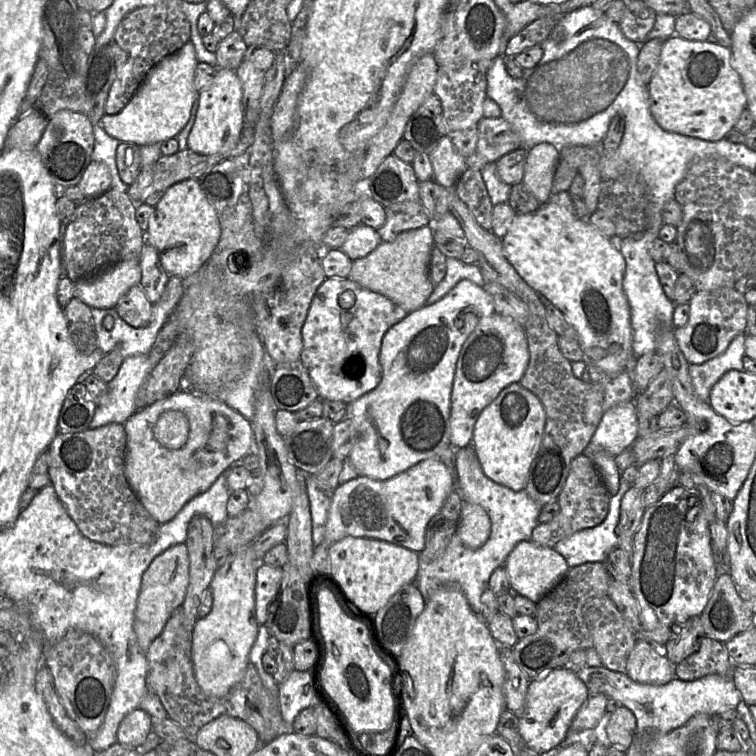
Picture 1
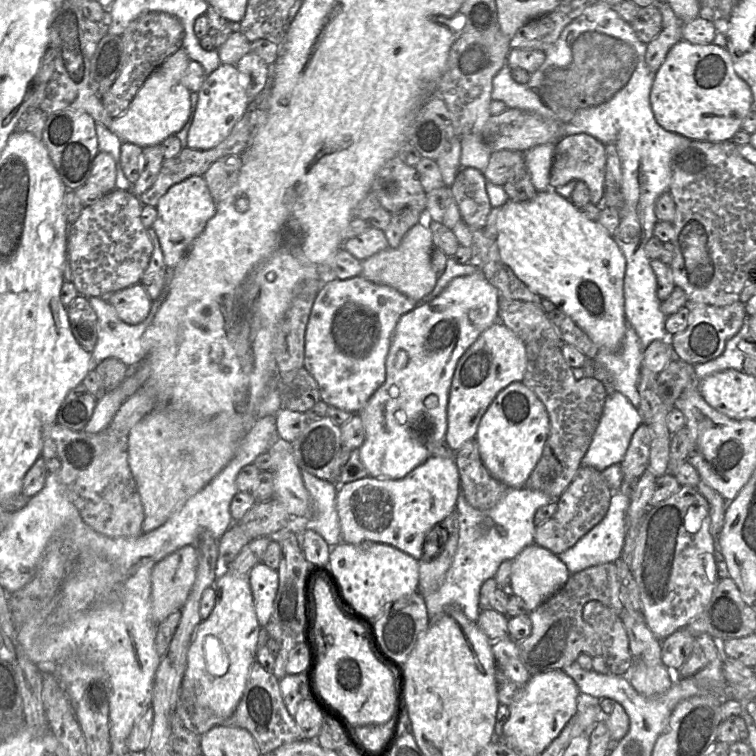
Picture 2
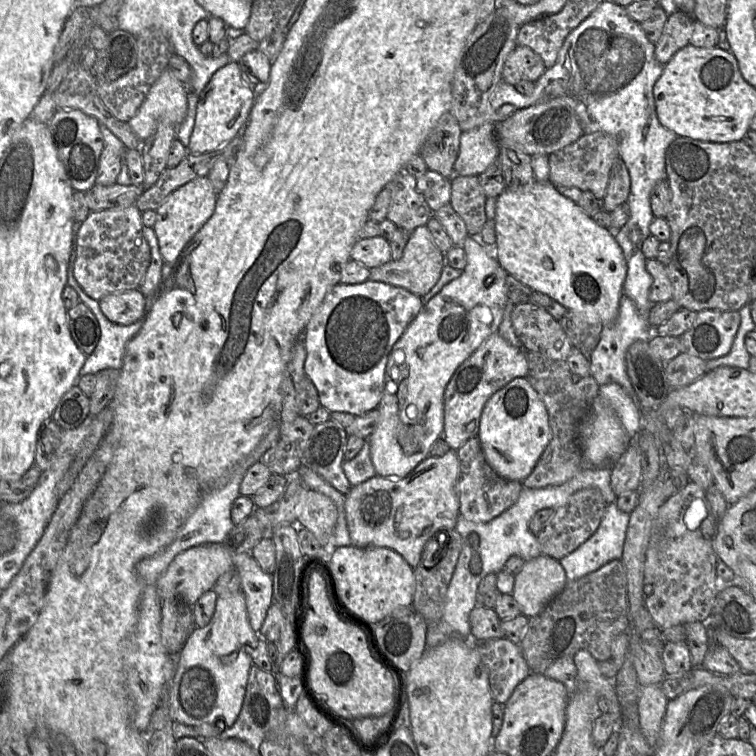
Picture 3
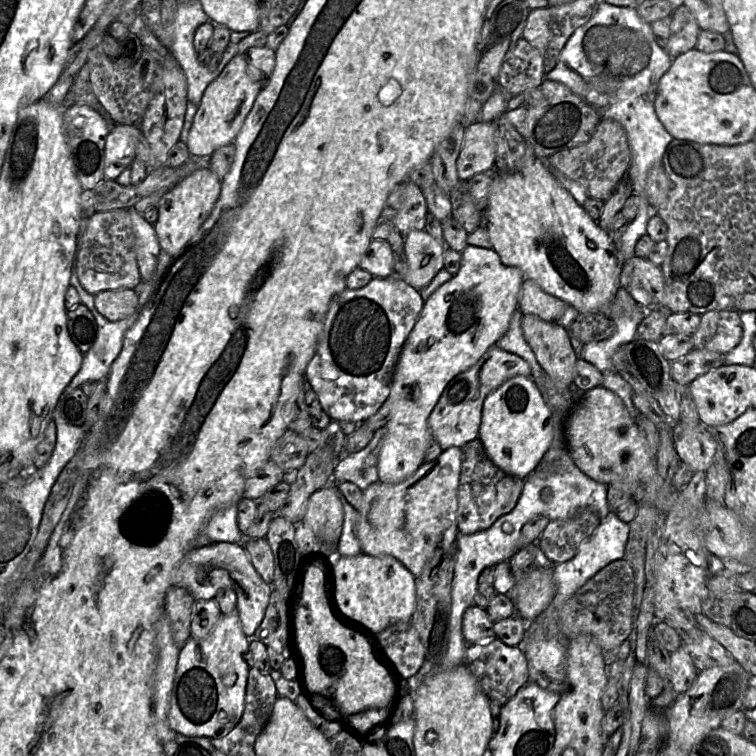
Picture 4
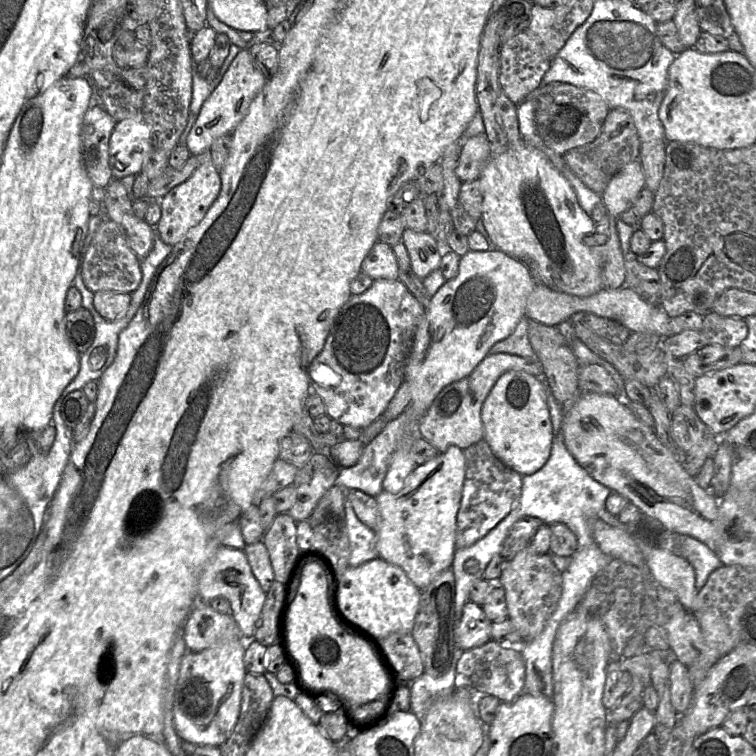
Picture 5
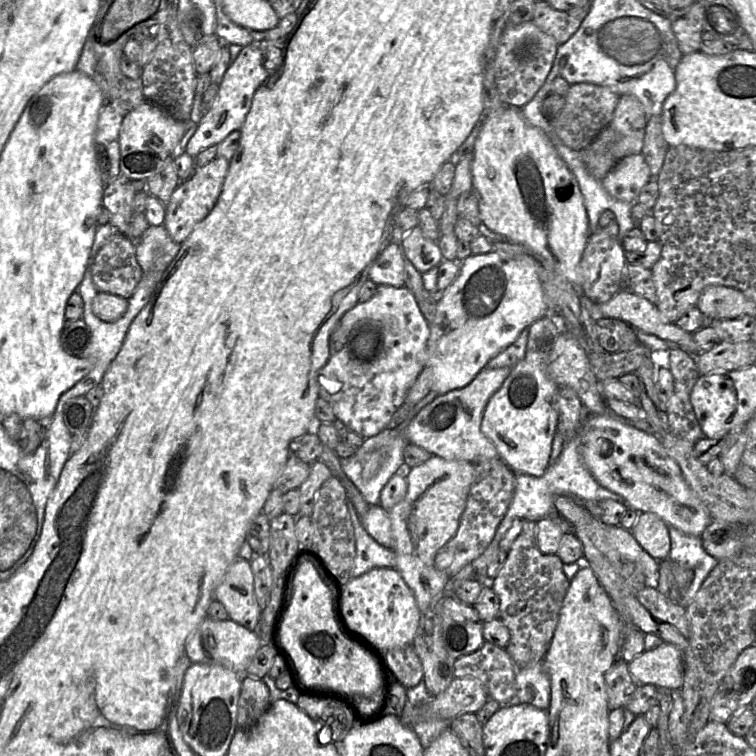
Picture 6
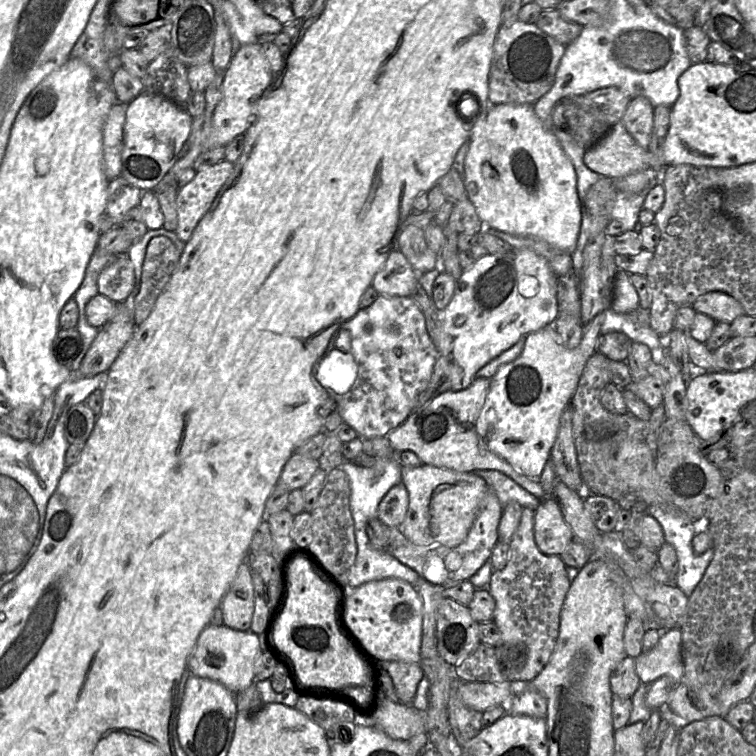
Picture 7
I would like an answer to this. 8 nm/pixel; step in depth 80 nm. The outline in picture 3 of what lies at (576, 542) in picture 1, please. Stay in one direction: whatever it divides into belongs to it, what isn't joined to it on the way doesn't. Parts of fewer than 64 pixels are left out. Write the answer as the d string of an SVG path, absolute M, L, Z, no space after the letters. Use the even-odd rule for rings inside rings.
M616 501L607 506L593 535L559 560L567 583L598 570L612 560L621 560L629 515L617 507Z

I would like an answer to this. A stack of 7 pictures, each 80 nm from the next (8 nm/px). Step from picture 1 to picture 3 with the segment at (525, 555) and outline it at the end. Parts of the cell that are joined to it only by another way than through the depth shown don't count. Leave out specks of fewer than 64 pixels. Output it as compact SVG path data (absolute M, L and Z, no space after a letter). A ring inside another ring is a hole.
M541 554L525 561L515 575L512 596L528 618L539 614L566 586L565 570L554 558Z

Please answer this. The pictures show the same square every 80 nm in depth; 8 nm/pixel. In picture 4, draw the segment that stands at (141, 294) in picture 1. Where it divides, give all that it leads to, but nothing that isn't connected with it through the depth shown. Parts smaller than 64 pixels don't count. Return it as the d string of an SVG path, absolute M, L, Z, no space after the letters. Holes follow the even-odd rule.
M135 289L101 291L94 295L94 303L99 313L111 322L126 319L139 310Z

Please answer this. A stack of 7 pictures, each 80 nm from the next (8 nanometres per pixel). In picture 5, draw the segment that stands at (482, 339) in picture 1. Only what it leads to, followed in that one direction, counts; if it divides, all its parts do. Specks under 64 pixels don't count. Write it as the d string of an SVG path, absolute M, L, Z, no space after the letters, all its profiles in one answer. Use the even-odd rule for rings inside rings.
M488 353L467 377L447 385L436 396L419 421L418 432L420 437L435 446L439 453L445 452L450 446L457 446L464 450L483 440L484 428L481 420L483 403L497 380L509 371L524 371L539 379L544 378L544 371L539 358L537 361L531 361L507 353Z

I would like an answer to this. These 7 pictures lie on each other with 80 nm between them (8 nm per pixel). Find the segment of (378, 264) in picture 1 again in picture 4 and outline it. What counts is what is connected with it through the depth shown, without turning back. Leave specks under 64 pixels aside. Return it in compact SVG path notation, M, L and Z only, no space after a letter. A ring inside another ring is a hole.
M425 229L405 234L407 272L400 277L416 290L426 287L443 267L444 243L436 241Z

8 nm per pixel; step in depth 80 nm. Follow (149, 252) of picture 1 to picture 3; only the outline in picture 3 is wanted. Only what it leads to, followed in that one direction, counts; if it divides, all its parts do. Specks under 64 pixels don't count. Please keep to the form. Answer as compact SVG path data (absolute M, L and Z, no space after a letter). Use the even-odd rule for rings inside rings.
M143 225L143 234L150 247L151 260L145 276L141 281L139 290L144 296L150 298L158 292L161 282L163 281L164 260L160 252L158 238L154 228Z

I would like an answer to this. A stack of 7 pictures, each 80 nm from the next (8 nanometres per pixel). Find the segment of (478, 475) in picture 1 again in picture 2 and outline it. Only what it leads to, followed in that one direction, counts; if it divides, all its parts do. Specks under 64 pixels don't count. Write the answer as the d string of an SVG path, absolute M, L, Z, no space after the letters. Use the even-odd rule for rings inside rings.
M460 487L456 503L459 540L455 556L441 586L423 597L429 624L450 606L458 607L469 620L477 622L480 613L479 593L483 582L495 576L503 561L513 560L524 548L535 543L534 515L539 508L553 500L541 491L526 487L507 488L493 508L478 510L467 503Z

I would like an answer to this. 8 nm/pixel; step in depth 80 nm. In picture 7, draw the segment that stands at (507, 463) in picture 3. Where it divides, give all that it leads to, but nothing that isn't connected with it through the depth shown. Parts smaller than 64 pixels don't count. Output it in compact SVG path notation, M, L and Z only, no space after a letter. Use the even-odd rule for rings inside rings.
M604 311L599 312L583 326L580 344L574 349L565 347L561 336L555 331L555 320L548 326L526 336L523 350L514 361L501 366L491 378L489 390L476 422L479 438L488 450L500 456L532 479L540 479L551 450L556 442L560 418L570 404L588 358L597 351L597 339L604 321Z

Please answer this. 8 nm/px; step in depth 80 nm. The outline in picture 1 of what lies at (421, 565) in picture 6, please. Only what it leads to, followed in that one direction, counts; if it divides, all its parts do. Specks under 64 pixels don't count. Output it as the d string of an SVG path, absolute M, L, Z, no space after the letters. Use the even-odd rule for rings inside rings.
M427 459L388 480L375 480L359 476L339 486L331 494L331 503L321 543L330 547L334 542L347 536L386 541L413 552L420 553L425 548L427 526L440 511L445 500L455 491L455 475L439 459Z

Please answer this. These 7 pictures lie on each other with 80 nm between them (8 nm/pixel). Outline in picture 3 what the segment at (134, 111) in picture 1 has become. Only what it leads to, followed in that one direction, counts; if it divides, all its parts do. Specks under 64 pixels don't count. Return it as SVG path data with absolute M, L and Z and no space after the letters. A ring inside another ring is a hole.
M167 68L155 81L137 114L128 121L128 125L141 142L155 132L160 122L170 122L179 127L187 113L187 98L187 87Z

